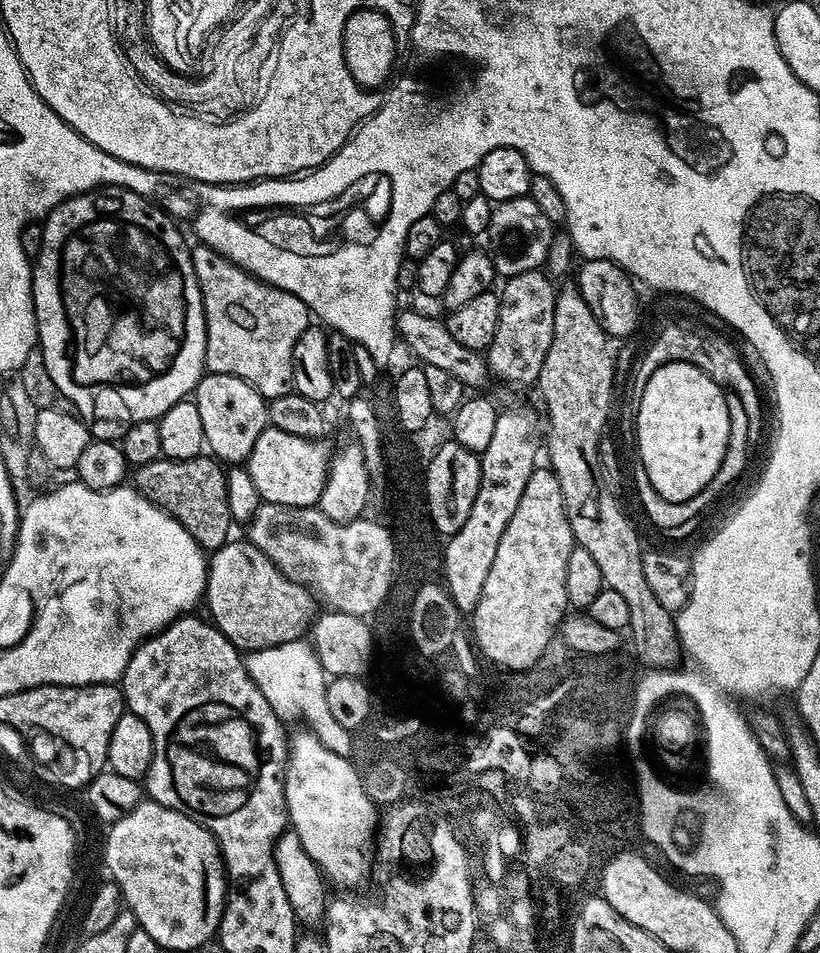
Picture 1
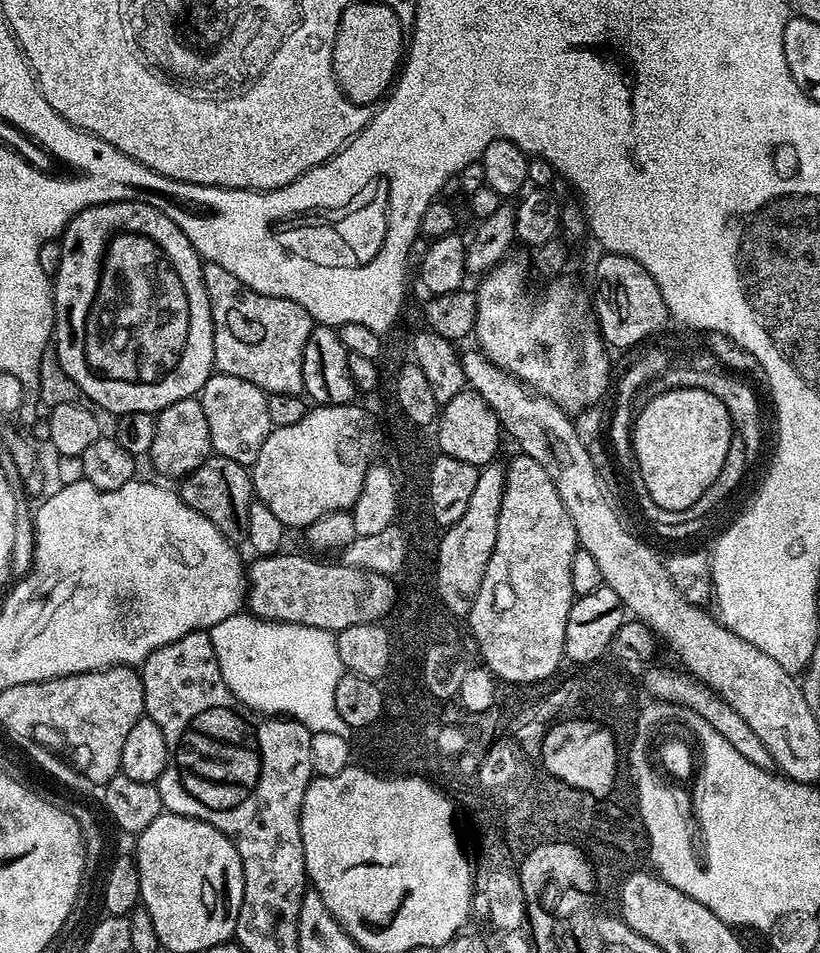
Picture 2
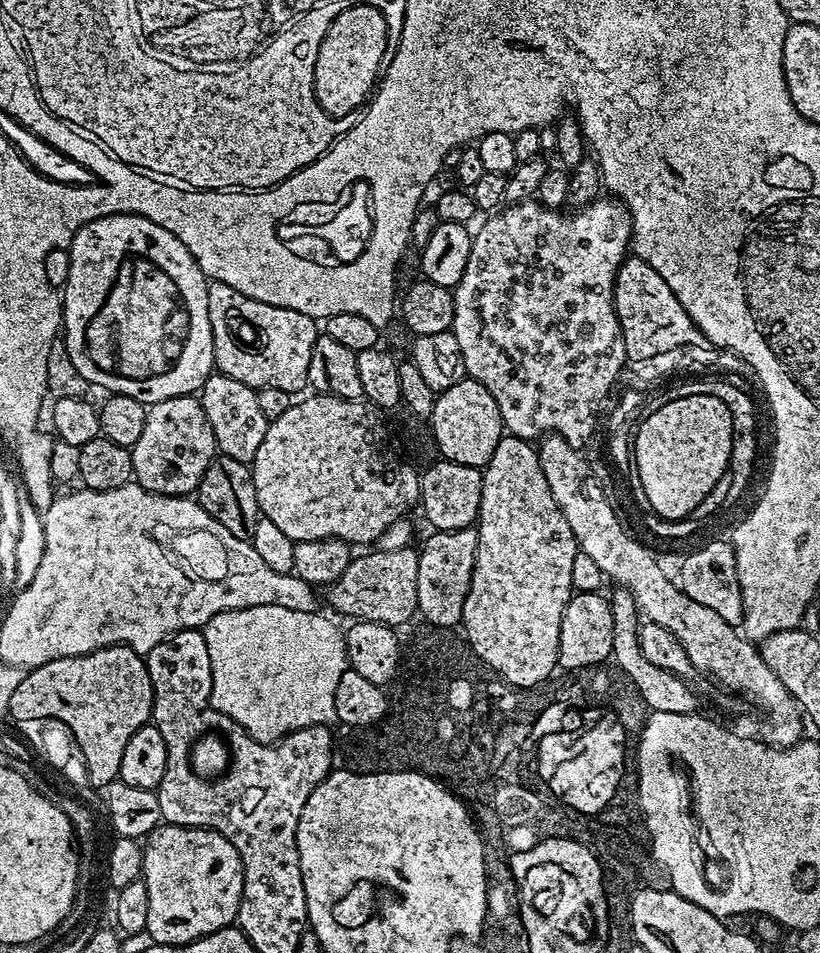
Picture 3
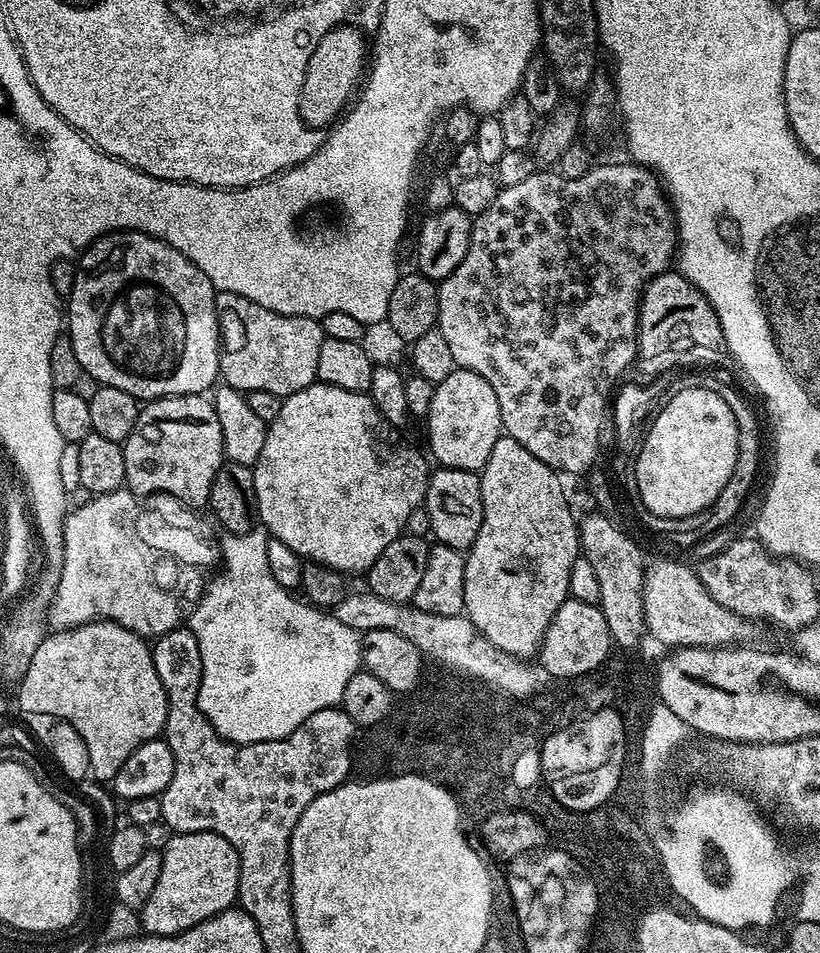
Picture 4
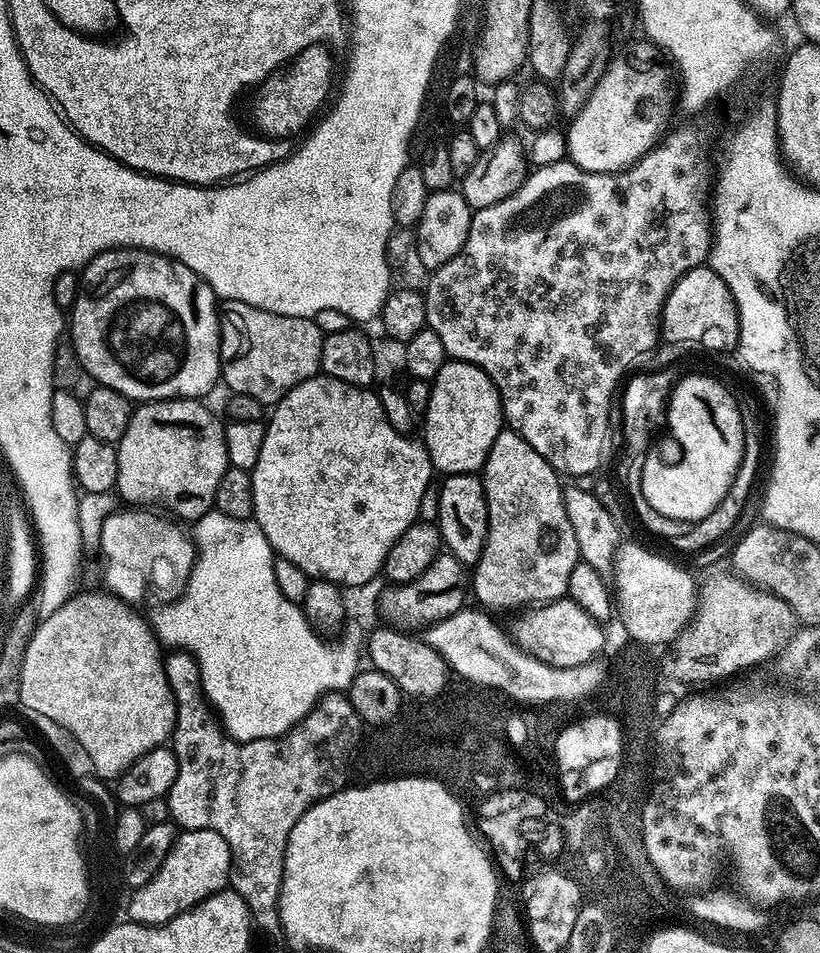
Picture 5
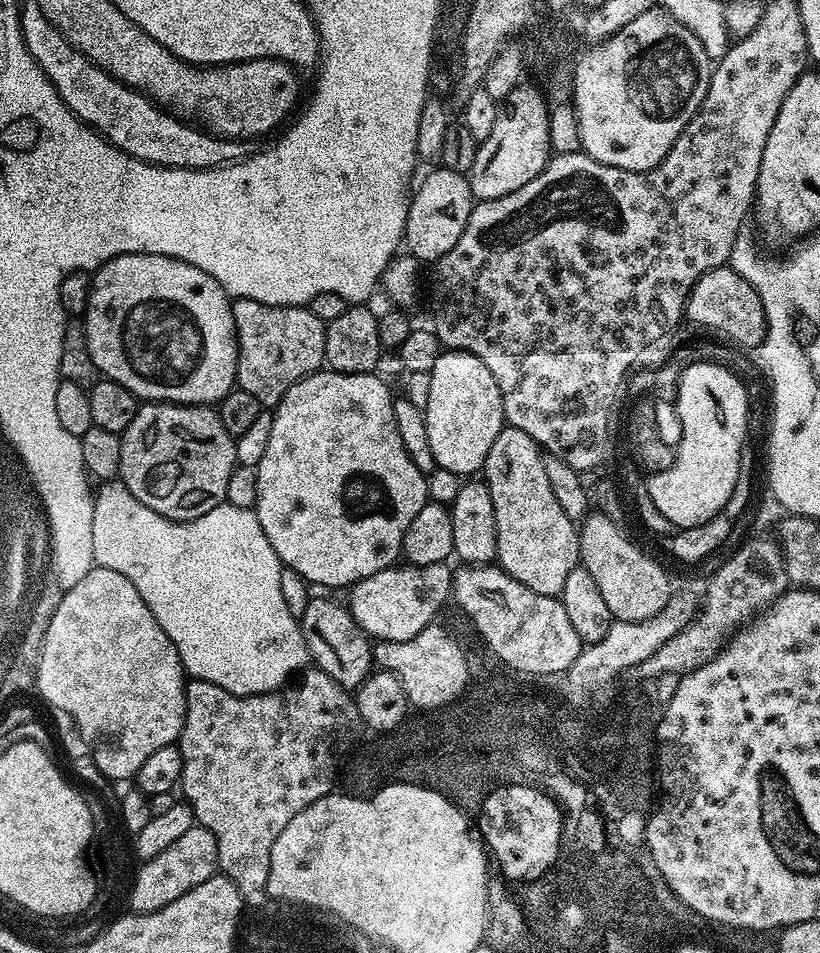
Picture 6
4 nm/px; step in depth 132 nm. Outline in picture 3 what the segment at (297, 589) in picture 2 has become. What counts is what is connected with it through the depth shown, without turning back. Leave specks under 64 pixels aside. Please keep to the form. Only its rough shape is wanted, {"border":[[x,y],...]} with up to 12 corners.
{"border":[[368,550],[327,589],[353,621],[418,612],[419,551]]}

